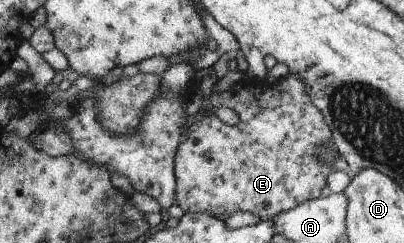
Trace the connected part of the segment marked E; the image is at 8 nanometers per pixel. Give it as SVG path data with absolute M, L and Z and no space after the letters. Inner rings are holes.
M244 75L238 79L236 85L232 85L230 89L226 89L226 91L218 91L218 93L212 91L210 97L208 97L208 106L216 107L216 105L224 105L224 107L232 109L238 117L238 123L235 125L227 125L214 117L214 115L208 115L208 117L199 119L198 121L195 121L193 125L189 126L186 131L185 139L177 144L176 153L173 157L173 174L175 177L174 203L182 209L183 213L207 212L208 215L212 215L212 217L223 219L227 218L230 214L244 212L258 215L261 219L269 218L277 213L292 209L305 201L316 199L318 195L320 195L322 188L325 187L326 177L328 177L328 173L330 173L330 166L342 167L342 164L337 163L337 159L334 155L336 150L330 142L330 128L324 123L322 114L316 109L316 107L314 107L311 99L308 99L302 81L296 79L296 77L292 77L292 75L285 75L279 80L271 80L268 84L262 85L257 84L257 79L253 82L244 81L242 80L243 78ZM318 147L321 147L321 151L326 153L325 157L320 153L314 153Z

